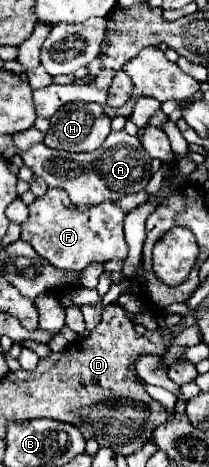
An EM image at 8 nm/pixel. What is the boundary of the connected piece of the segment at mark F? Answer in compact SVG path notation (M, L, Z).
M48 189L46 195L38 197L30 207L30 215L28 219L22 223L22 241L30 243L38 255L42 255L50 265L58 267L58 269L74 269L74 271L82 271L88 263L106 263L110 259L126 259L126 241L124 241L124 217L126 213L122 209L118 209L114 203L106 201L100 205L94 205L90 209L78 209L70 203L70 199L66 197L66 193L62 193L62 189Z

